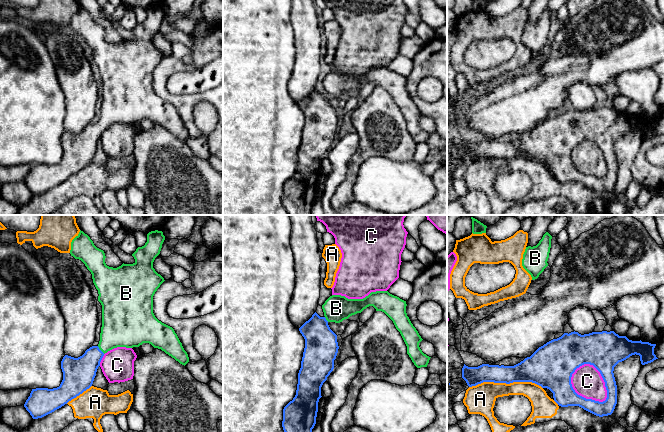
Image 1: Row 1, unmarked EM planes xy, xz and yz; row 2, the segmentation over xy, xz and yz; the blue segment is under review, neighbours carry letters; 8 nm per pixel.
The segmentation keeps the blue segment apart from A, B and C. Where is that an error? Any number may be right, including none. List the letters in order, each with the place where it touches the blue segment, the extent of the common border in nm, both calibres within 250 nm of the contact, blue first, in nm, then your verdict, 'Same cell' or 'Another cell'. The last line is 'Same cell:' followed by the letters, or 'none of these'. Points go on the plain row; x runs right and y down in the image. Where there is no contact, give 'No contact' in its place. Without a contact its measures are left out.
A: Touches blue at yz (506, 159). Shared border 600 nm. Thickness 220 nm (blue) against 240 nm. Another cell
B: Touches blue at xy (100, 126). Shared border 90 nm. Thickness 260 nm (blue) against 320 nm. Same cell
C: Touches blue at yz (601, 151). Shared border 360 nm. Thickness 300 nm (blue) against 240 nm. Another cell
Same cell: B

